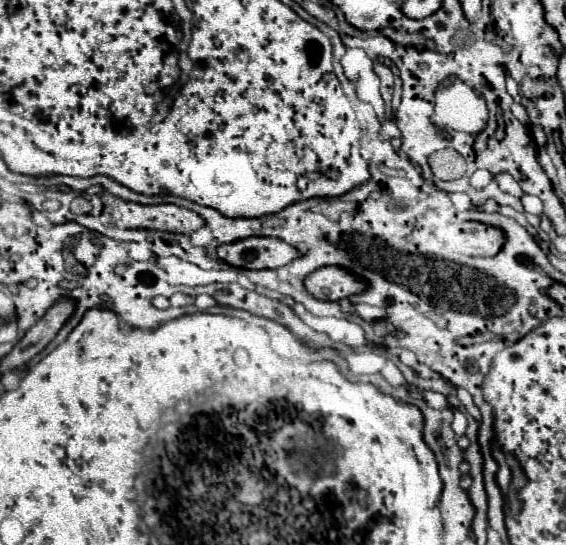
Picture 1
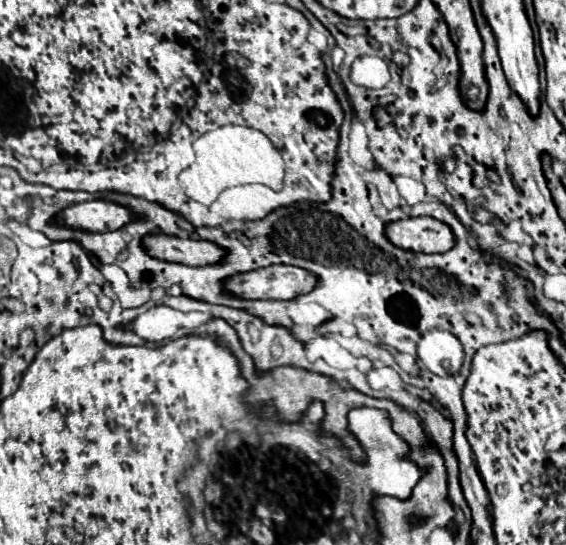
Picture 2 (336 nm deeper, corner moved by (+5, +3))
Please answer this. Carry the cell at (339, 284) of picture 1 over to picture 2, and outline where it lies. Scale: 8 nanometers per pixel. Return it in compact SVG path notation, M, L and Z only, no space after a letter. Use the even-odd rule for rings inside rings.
M269 265L227 279L227 289L243 299L295 299L315 289L317 277L295 265Z

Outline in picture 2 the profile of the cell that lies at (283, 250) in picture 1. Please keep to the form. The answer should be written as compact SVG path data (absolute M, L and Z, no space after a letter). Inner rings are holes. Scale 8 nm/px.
M153 235L145 239L145 247L153 257L183 265L215 265L227 257L227 251L211 241L181 239L169 235Z

